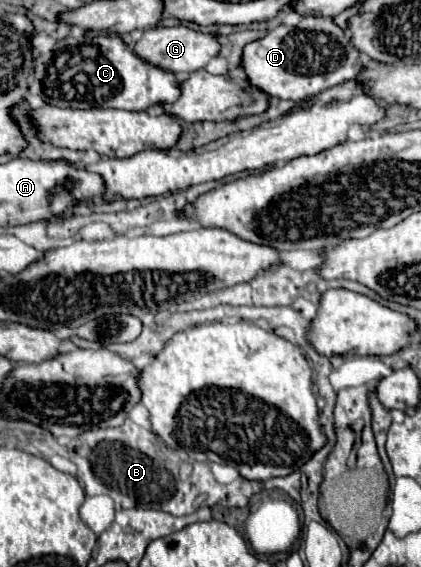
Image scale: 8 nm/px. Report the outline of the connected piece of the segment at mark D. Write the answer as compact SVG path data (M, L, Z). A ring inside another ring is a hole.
M305 16L297 26L277 26L259 42L247 44L241 66L249 82L259 90L275 98L301 102L357 78L363 64L359 50L331 18Z

